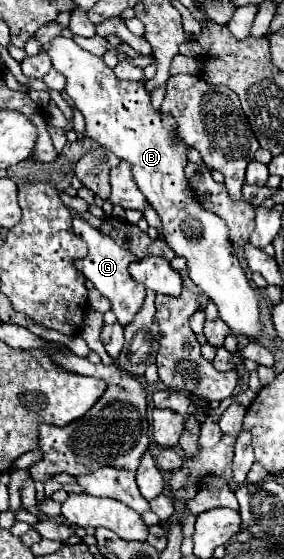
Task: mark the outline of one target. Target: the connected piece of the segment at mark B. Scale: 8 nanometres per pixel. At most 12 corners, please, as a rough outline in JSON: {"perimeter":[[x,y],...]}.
{"perimeter":[[56,36],[86,136],[130,164],[164,242],[234,334],[262,330],[220,216],[144,82]]}

